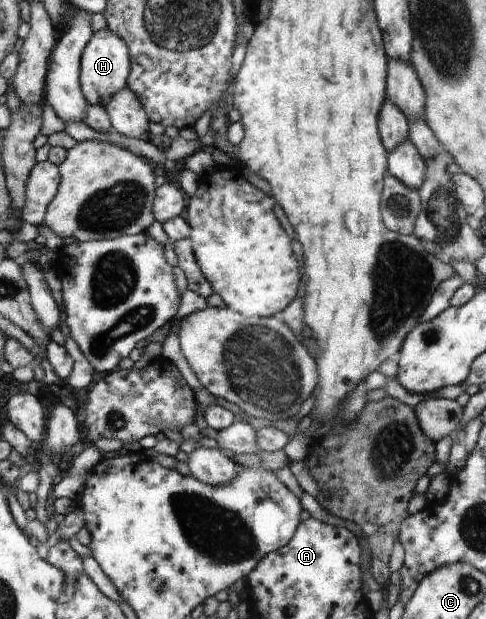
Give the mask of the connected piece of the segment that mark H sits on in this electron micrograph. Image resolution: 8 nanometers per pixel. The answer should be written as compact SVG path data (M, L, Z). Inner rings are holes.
M109 29L94 32L87 46L83 49L80 66L81 90L89 104L103 107L115 93L127 88L130 70L133 67L129 47L122 38L119 38L119 35Z

